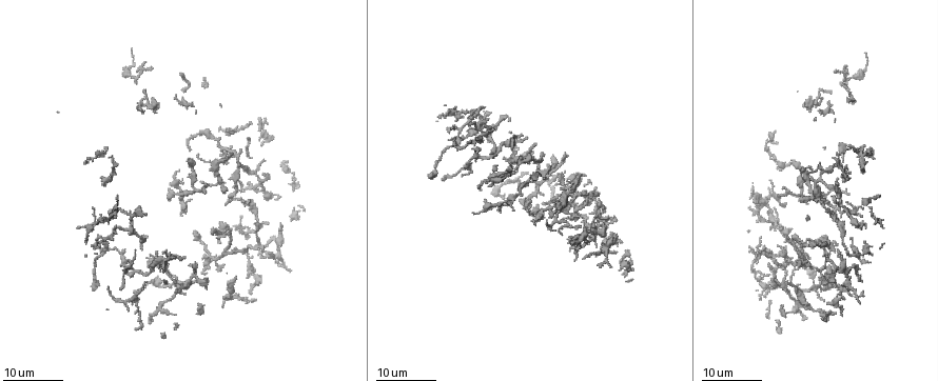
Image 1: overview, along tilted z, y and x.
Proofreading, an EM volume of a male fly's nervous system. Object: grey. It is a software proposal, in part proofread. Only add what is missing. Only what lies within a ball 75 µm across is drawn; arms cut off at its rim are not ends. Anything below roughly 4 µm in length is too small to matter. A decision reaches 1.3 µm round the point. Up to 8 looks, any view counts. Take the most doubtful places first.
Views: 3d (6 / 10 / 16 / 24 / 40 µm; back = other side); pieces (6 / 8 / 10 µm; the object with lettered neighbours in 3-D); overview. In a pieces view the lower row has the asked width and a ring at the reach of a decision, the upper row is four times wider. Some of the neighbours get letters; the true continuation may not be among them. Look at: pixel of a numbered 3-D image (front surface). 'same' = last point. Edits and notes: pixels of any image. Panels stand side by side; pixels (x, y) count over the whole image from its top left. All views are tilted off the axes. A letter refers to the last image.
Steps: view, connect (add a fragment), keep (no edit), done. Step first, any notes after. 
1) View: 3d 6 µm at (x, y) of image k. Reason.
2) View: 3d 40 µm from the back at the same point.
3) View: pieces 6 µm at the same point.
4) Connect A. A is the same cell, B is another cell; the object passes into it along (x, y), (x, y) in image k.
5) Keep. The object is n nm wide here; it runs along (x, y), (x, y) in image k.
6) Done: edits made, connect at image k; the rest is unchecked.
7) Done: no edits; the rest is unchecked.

View: 3d 16 µm at (576, 251) of image 1. Tapers out.

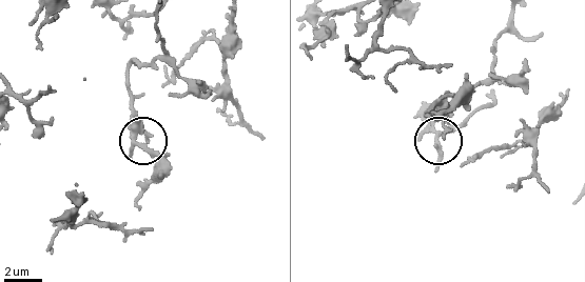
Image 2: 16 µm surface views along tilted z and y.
View: pieces 8 µm at (146, 140) of image 2.

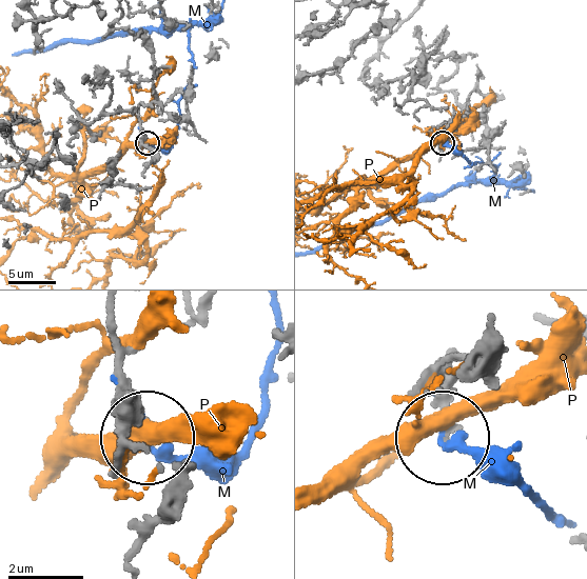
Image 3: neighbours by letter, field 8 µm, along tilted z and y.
Keep. M and P are other cells; none of them fits.

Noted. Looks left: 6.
View: 3d 24 µm at (443, 180) of image 1. Long arm stops here.

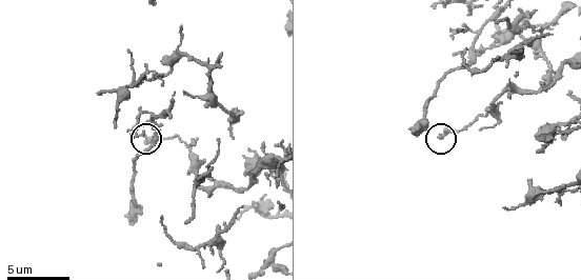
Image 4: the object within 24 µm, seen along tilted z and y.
View: pieces 10 µm at (442, 136) of image 4. What lies round it.

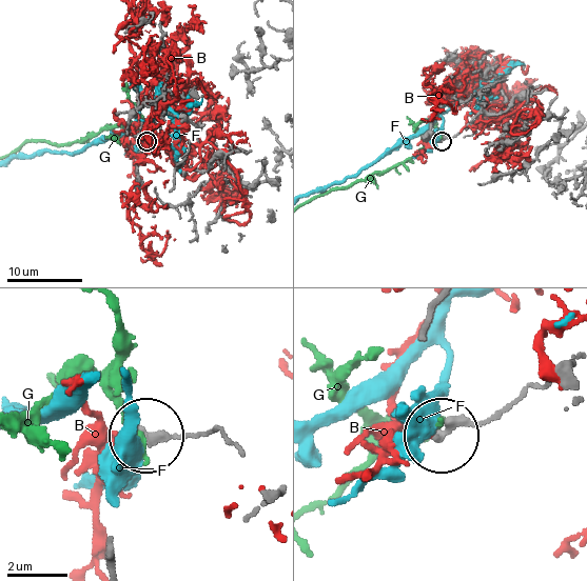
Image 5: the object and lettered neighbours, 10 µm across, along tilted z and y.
Keep. The object is 210 nm wide here; B, F and G are other cells; it runs along (535, 92), (521, 94), (504, 111), (480, 113), (443, 140) in image 5; no lettered fragment goes on from it.

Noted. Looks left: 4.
View: 3d 16 µm at (868, 262) of image 1. Thin end.

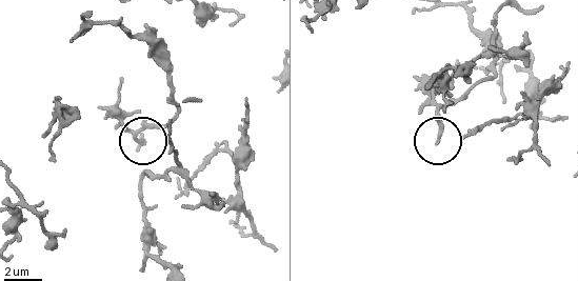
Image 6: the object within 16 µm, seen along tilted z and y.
View: pieces 6 µm at (438, 141) of image 6.

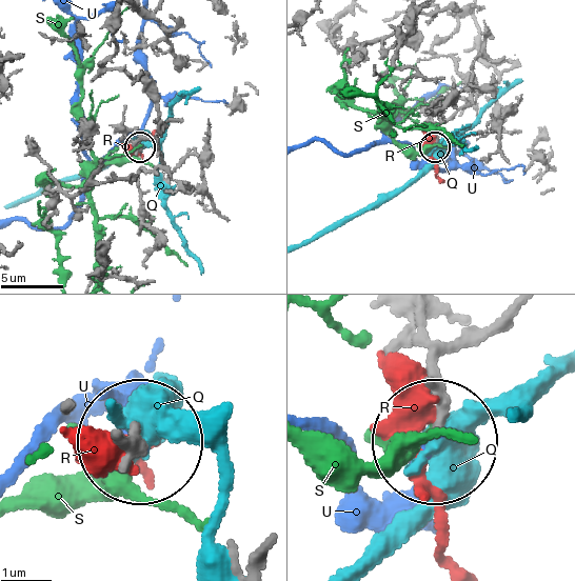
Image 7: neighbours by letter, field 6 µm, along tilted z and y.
Keep. Q, R, S and U are other cells; no lettered fragment goes on from it.

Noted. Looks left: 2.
View: 3d 24 µm at (189, 200) of image 1. Tapers out.

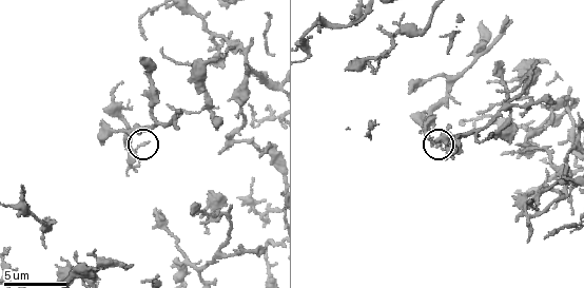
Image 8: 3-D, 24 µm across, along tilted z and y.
View: pieces 6 µm at (145, 144) of image 8.

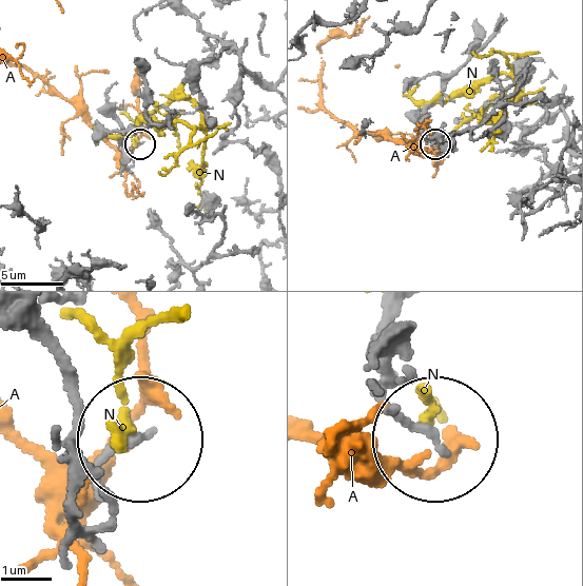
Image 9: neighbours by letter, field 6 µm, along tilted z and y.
Keep. A and N are other cells; no lettered fragment goes on from it.

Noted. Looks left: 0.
Done: no edits; the rest is unchecked.

